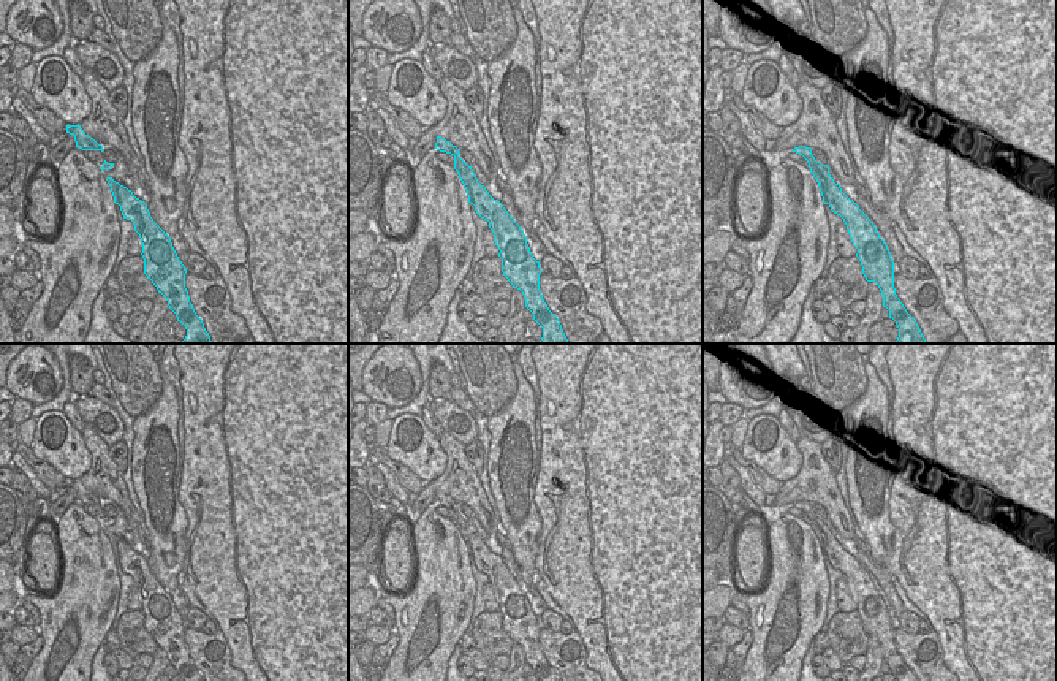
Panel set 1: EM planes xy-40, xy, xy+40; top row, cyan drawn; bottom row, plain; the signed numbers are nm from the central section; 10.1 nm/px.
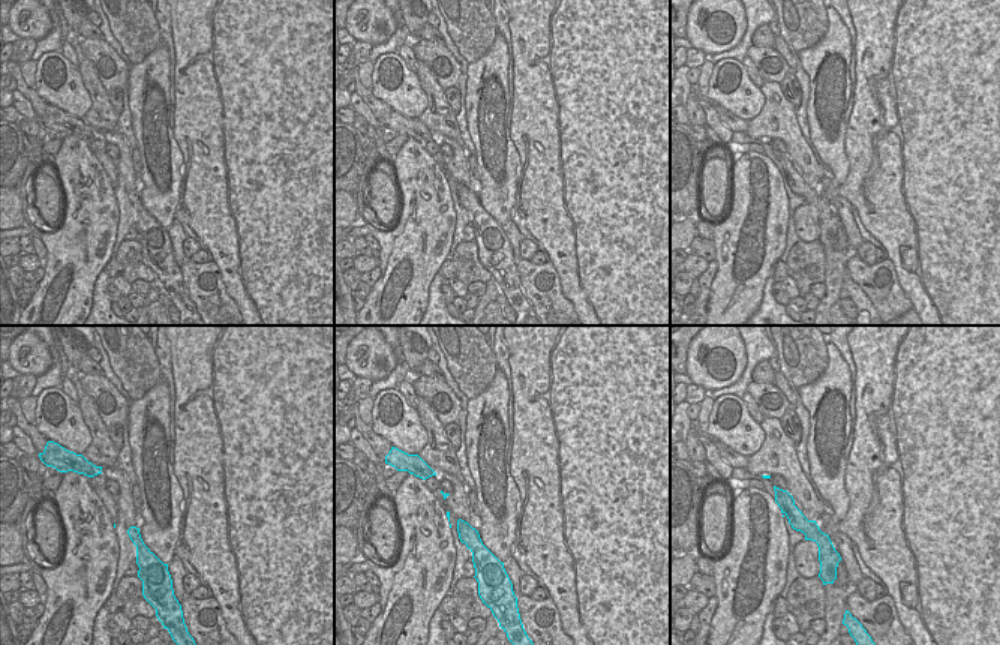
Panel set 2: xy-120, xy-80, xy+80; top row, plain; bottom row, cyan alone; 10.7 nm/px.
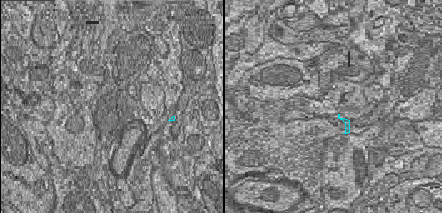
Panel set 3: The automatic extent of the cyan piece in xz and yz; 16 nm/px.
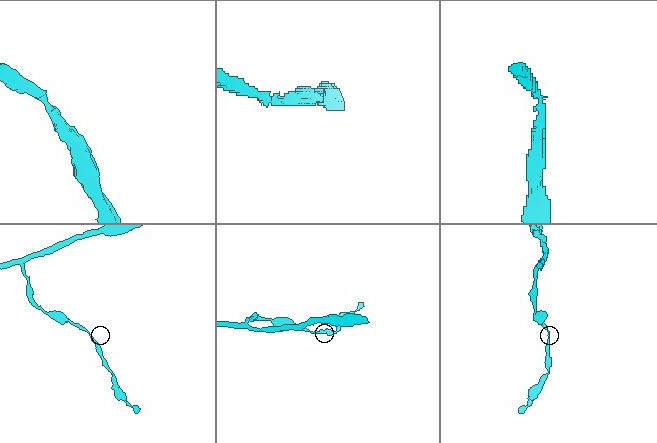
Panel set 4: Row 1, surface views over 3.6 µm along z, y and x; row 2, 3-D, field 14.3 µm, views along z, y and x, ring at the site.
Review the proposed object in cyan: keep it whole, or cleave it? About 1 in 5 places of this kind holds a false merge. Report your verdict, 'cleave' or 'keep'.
keep

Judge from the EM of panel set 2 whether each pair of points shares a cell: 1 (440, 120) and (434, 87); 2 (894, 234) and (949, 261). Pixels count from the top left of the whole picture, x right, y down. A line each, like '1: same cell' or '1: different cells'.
1: same cell
2: same cell

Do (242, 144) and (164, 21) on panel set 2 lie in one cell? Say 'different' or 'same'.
different

